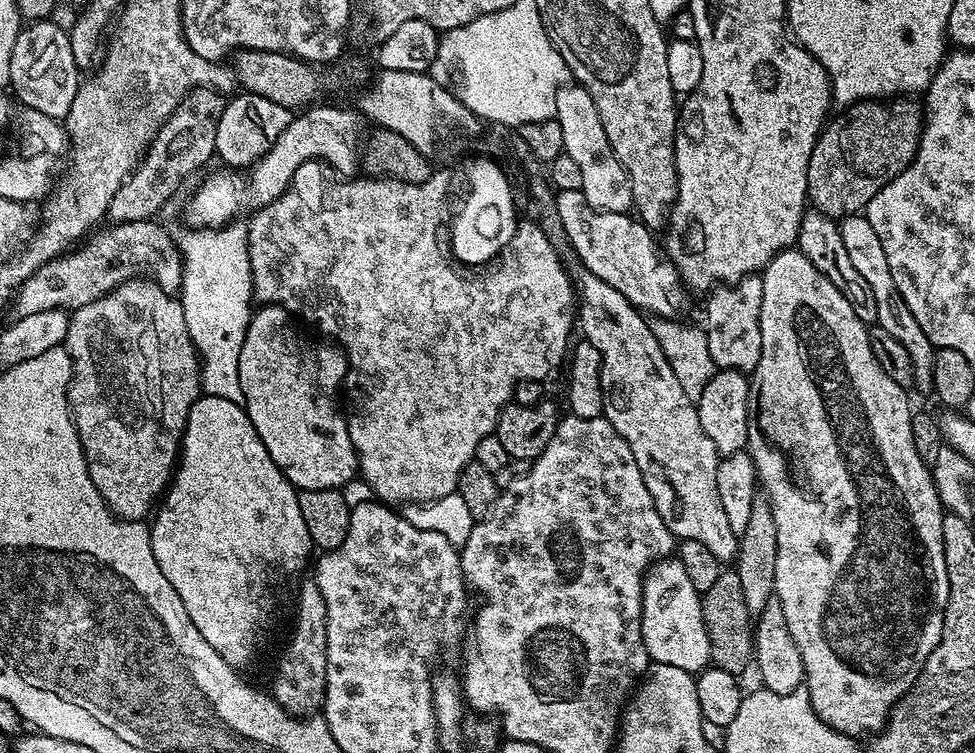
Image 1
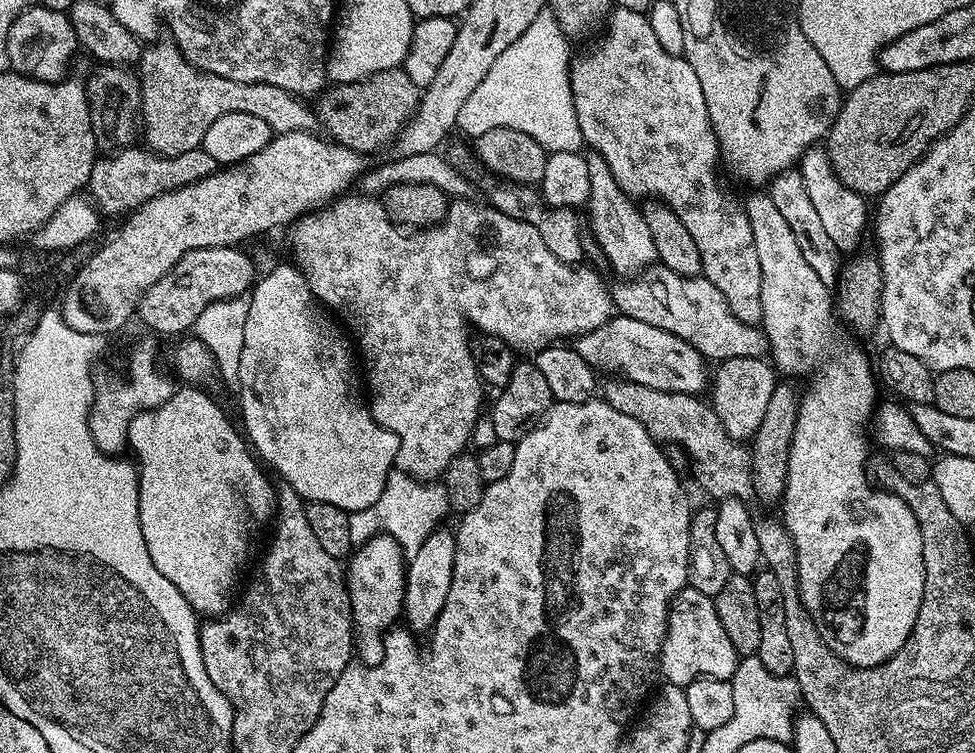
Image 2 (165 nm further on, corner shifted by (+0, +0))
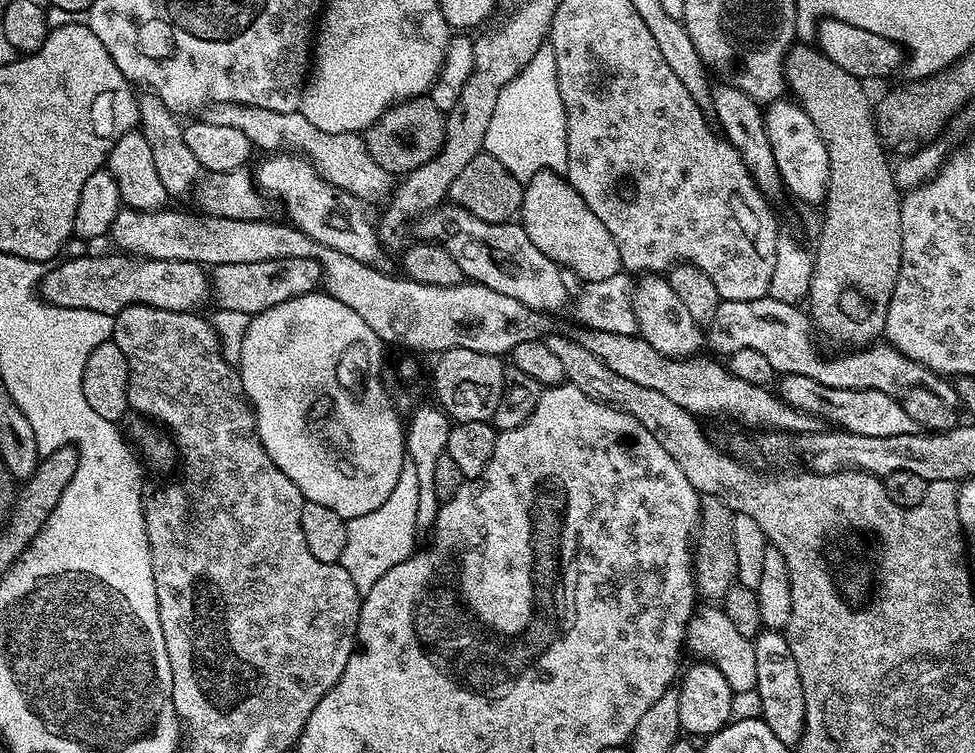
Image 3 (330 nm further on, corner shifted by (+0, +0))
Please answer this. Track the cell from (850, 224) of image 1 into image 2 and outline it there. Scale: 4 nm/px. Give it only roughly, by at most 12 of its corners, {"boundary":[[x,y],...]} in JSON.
{"boundary":[[809,148],[798,170],[836,250],[855,253],[870,220],[867,199]]}

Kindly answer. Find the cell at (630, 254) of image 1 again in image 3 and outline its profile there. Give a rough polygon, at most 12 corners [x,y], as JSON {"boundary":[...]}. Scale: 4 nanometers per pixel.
{"boundary":[[721,300],[706,340],[758,350],[778,374],[898,396],[951,381],[892,345],[816,352],[803,307]]}

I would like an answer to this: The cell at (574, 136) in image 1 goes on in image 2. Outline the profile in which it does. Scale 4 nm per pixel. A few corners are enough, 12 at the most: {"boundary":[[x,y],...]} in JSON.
{"boundary":[[587,157],[591,239],[617,277],[657,263],[643,211]]}

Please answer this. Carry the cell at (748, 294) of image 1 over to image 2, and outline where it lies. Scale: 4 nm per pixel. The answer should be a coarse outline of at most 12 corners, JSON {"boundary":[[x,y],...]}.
{"boundary":[[616,8],[568,70],[581,141],[682,220],[734,318],[762,266],[694,66]]}

